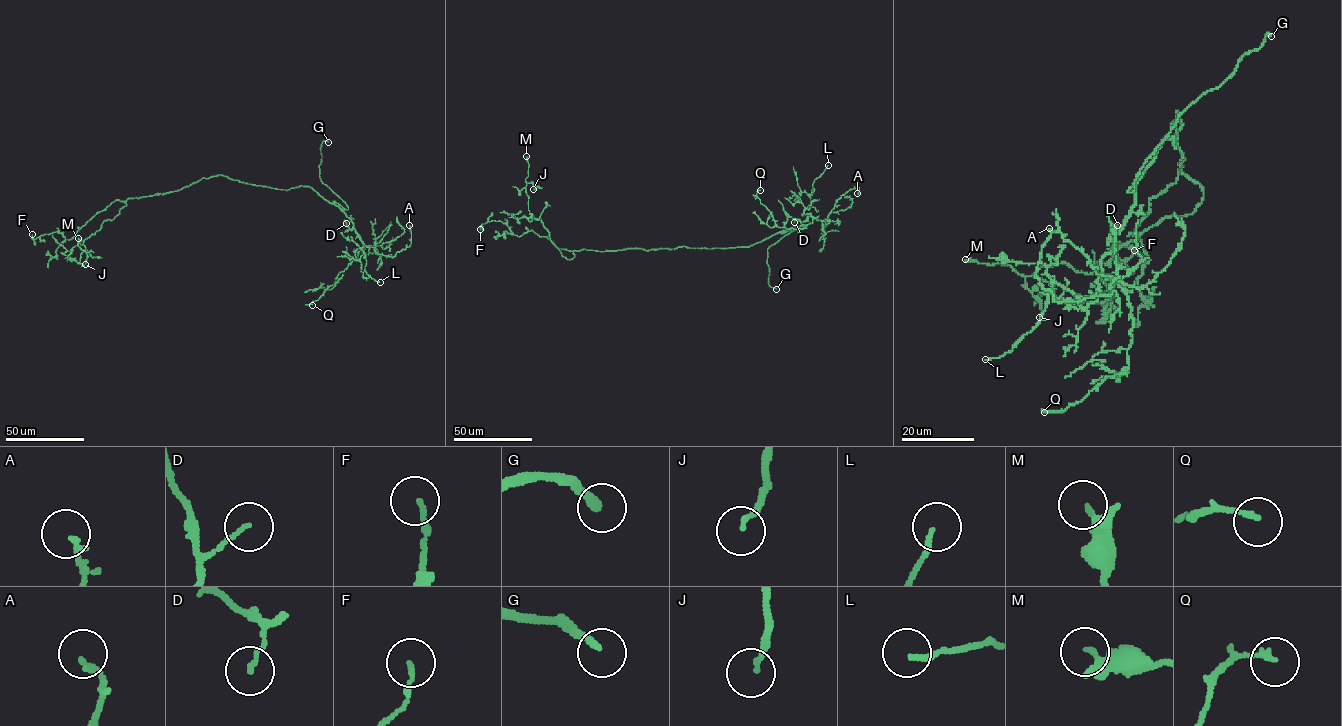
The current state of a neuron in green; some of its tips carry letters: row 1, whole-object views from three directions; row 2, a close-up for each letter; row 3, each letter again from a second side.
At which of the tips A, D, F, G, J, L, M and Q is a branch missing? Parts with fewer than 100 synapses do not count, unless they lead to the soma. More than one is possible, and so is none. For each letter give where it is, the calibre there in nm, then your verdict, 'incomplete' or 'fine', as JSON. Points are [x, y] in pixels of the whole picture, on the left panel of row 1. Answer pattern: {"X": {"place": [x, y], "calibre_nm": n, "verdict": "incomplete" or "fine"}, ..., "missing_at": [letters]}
{"A": {"place": [409, 225], "calibre_nm": 170, "verdict": "fine"}, "D": {"place": [346, 223], "calibre_nm": 120, "verdict": "fine"}, "F": {"place": [32, 234], "calibre_nm": 130, "verdict": "fine"}, "G": {"place": [328, 142], "calibre_nm": 260, "verdict": "incomplete"}, "J": {"place": [85, 264], "calibre_nm": 160, "verdict": "fine"}, "L": {"place": [380, 282], "calibre_nm": 150, "verdict": "fine"}, "M": {"place": [78, 238], "calibre_nm": 200, "verdict": "fine"}, "Q": {"place": [312, 305], "calibre_nm": 140, "verdict": "fine"}, "missing_at": ["G"]}

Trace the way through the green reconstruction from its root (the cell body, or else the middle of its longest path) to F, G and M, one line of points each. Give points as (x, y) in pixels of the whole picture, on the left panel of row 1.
F: (235, 180), (213, 176), (176, 191), (116, 200), (70, 239), (57, 231), (34, 239), (32, 234)
G: (235, 180), (283, 189), (309, 186), (348, 209), (320, 177), (320, 147), (328, 142)
M: (235, 180), (213, 176), (176, 191), (128, 198), (119, 214), (78, 246), (78, 238)

